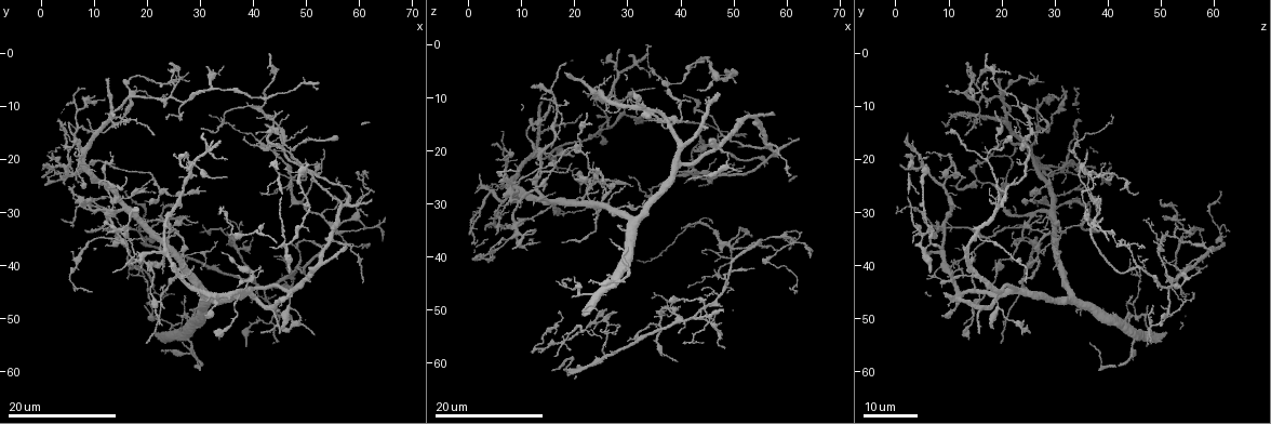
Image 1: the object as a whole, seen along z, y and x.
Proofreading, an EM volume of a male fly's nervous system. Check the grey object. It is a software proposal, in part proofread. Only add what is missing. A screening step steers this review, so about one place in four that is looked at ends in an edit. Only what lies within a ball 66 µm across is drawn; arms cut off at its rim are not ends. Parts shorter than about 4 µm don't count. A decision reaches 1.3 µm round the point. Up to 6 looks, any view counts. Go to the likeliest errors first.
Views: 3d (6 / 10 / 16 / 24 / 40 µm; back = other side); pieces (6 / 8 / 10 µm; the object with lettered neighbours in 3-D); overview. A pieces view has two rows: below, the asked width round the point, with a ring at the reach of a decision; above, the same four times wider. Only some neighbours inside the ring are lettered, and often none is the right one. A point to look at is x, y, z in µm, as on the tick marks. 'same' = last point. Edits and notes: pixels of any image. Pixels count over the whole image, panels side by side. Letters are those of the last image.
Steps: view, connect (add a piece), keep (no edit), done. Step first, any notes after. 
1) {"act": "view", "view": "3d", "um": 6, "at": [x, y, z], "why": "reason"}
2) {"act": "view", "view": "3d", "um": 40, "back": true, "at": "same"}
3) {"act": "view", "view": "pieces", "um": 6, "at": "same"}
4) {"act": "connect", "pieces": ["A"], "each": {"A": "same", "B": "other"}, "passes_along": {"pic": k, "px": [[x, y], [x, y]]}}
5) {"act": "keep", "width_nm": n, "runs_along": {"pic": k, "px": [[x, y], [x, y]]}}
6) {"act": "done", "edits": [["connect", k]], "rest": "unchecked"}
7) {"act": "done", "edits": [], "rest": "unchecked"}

{"act": "view", "view": "3d", "um": 16, "at": [41.0, 52.5, 25.5], "why": "thin end"}

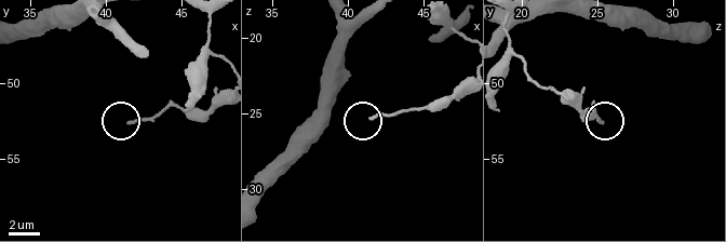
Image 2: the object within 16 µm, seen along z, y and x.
{"act": "view", "view": "pieces", "um": 10, "at": [41.6, 52.6, 25.4]}

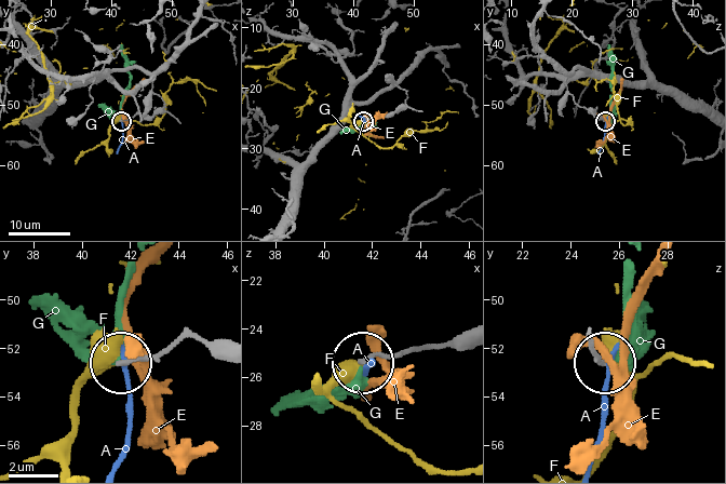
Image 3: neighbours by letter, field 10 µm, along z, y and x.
{"act": "keep", "each": {"A": "other", "E": "other", "F": "other", "G": "other"}, "runs_along": {"pic": 3, "px": [[219, 344], [183, 338], [158, 352], [122, 361]]}, "found": "no lettered piece goes on from it"}

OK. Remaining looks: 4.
{"act": "view", "view": "3d", "um": 16, "at": [26.0, 28.0, 50.0], "why": "branch stops here"}

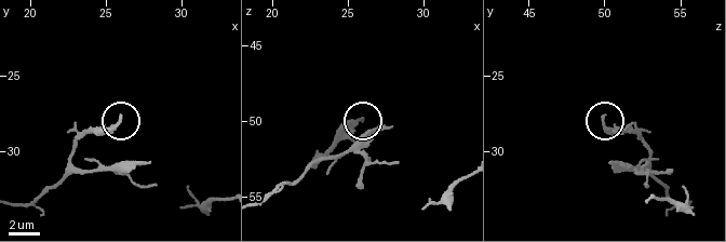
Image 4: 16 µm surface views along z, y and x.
{"act": "view", "view": "pieces", "um": 10, "at": [26.0, 27.6, 49.8], "why": "what lies round it"}

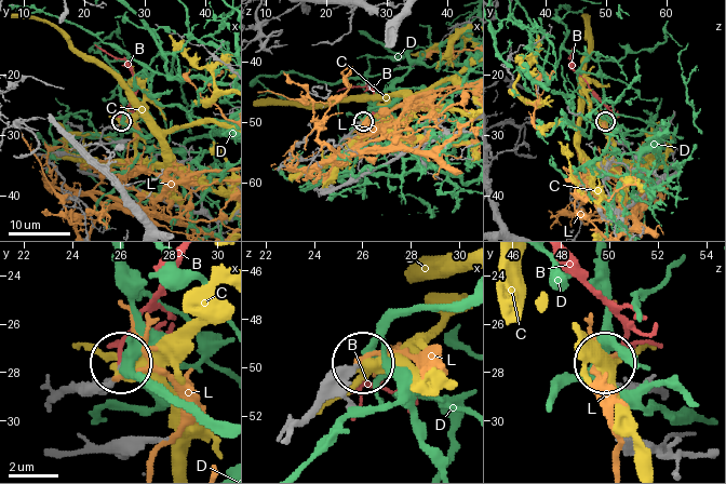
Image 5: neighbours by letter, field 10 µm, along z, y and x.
{"act": "connect", "pieces": ["B"], "each": {"B": "same", "C": "other", "D": "other", "L": "other"}, "found": "it goes on there"}

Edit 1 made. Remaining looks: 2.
{"act": "view", "view": "3d", "um": 24, "at": [24.5, 33.5, 8.0], "why": "tapers out"}

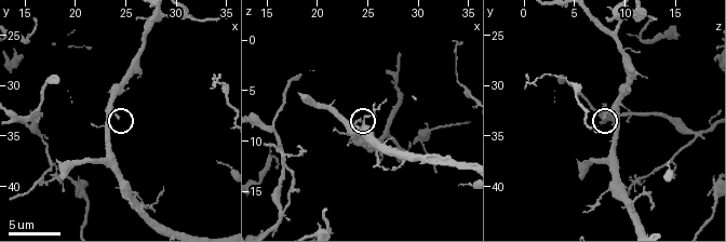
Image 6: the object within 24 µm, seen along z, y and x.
{"act": "view", "view": "pieces", "um": 8, "at": [24.0, 33.2, 7.8], "why": "what lies round it"}

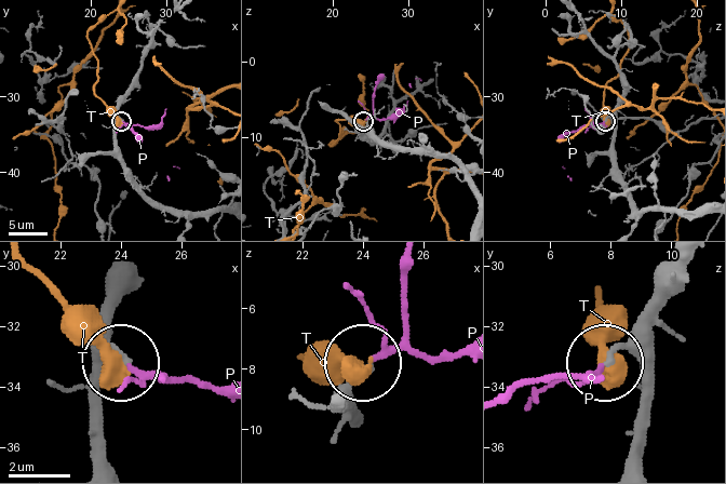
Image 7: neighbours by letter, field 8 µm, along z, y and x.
{"act": "connect", "pieces": ["P"], "each": {"P": "same", "T": "other"}, "passes_along": {"pic": 7, "px": [[337, 402], [404, 332], [407, 263]]}, "found": "the neuron continues"}

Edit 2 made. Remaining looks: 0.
{"act": "done", "edits": [["connect", 5], ["connect", 7]], "rest": "unchecked"}

